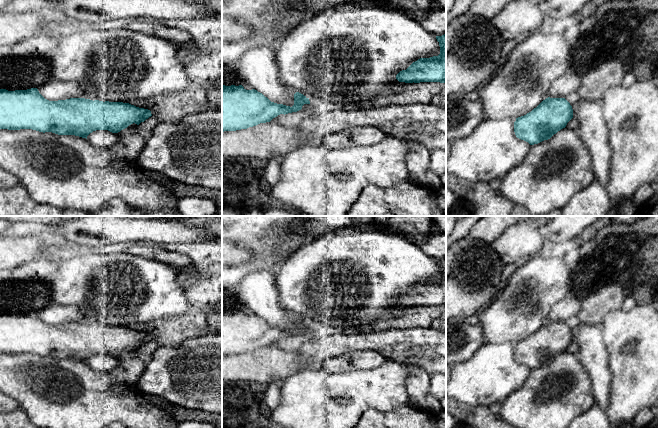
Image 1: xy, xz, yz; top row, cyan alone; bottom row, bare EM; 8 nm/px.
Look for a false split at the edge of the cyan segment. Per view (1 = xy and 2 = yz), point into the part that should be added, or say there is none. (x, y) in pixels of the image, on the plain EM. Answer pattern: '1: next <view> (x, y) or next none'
1: next none
2: next none

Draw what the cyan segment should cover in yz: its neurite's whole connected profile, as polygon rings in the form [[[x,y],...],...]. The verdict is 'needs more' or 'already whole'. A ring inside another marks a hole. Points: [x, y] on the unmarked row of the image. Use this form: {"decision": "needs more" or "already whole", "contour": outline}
{"decision": "already whole", "contour": [[[546,322],[524,340],[516,342],[514,356],[517,362],[530,369],[550,363],[573,342],[573,333],[565,322]]]}

